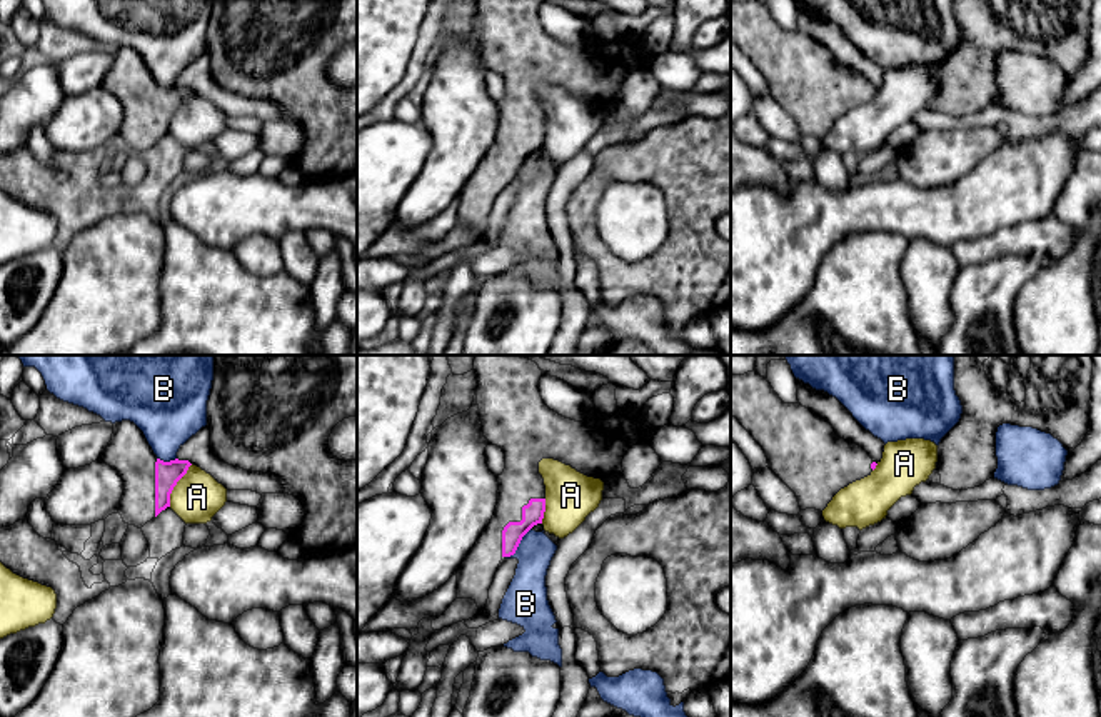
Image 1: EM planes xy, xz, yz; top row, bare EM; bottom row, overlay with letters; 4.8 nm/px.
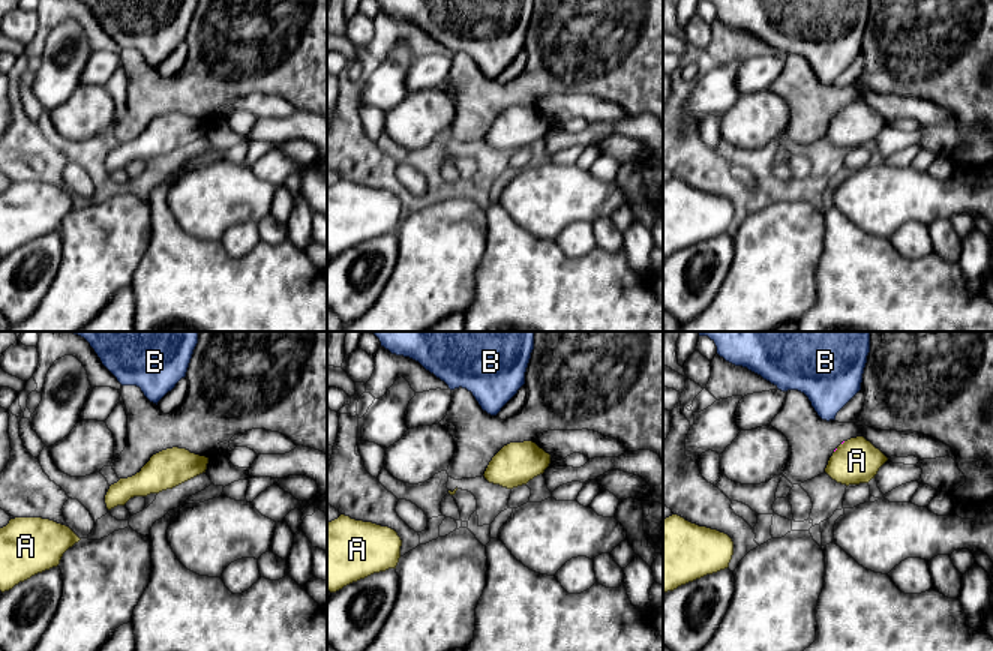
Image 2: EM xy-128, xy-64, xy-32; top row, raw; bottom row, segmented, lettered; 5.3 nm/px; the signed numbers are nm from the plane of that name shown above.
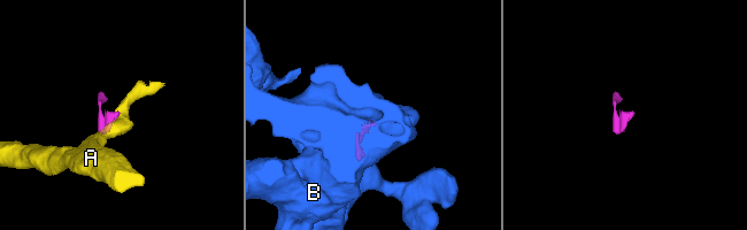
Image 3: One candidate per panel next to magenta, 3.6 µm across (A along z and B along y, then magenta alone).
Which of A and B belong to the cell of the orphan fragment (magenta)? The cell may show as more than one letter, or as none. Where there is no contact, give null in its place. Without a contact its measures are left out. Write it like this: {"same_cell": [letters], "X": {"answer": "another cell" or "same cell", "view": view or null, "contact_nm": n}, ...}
{"same_cell": [], "A": {"answer": "another cell", "view": "xy", "contact_nm": 240}, "B": {"answer": "another cell", "view": "xz", "contact_nm": 200}}

